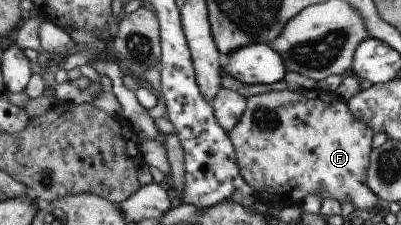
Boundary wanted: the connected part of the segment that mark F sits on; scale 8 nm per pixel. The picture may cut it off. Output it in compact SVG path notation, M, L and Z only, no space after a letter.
M311 88L305 90L305 93L301 95L301 90L297 91L271 91L271 93L263 92L261 94L255 94L245 97L246 108L240 115L237 123L233 126L233 129L228 134L229 141L231 142L236 164L238 165L239 175L253 188L255 197L266 204L269 208L288 208L289 206L299 205L306 195L310 193L319 193L322 199L333 198L339 203L346 199L351 202L354 209L367 209L376 205L378 199L376 195L367 187L366 173L368 168L368 155L372 150L370 148L371 138L373 136L372 131L361 121L355 119L348 110L346 103L343 103L339 97L335 97L335 93L327 93L327 90L319 90L318 88Z

